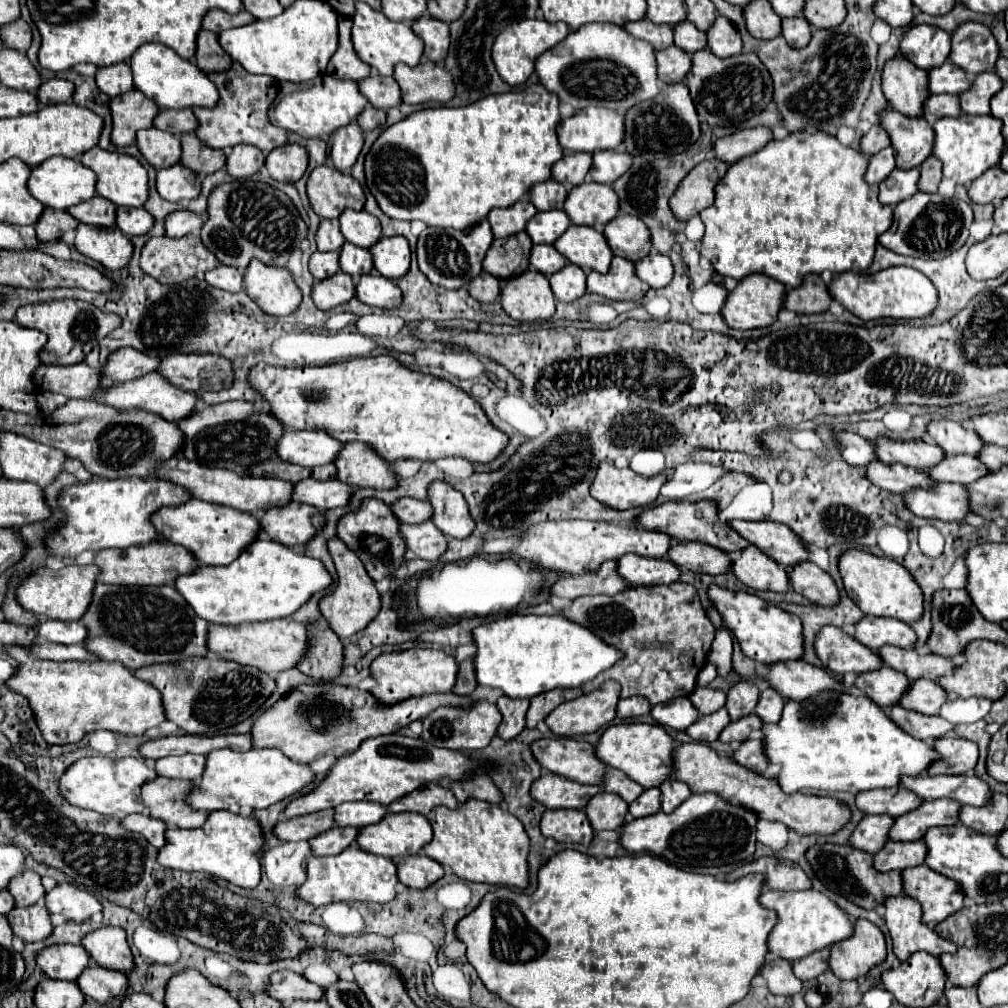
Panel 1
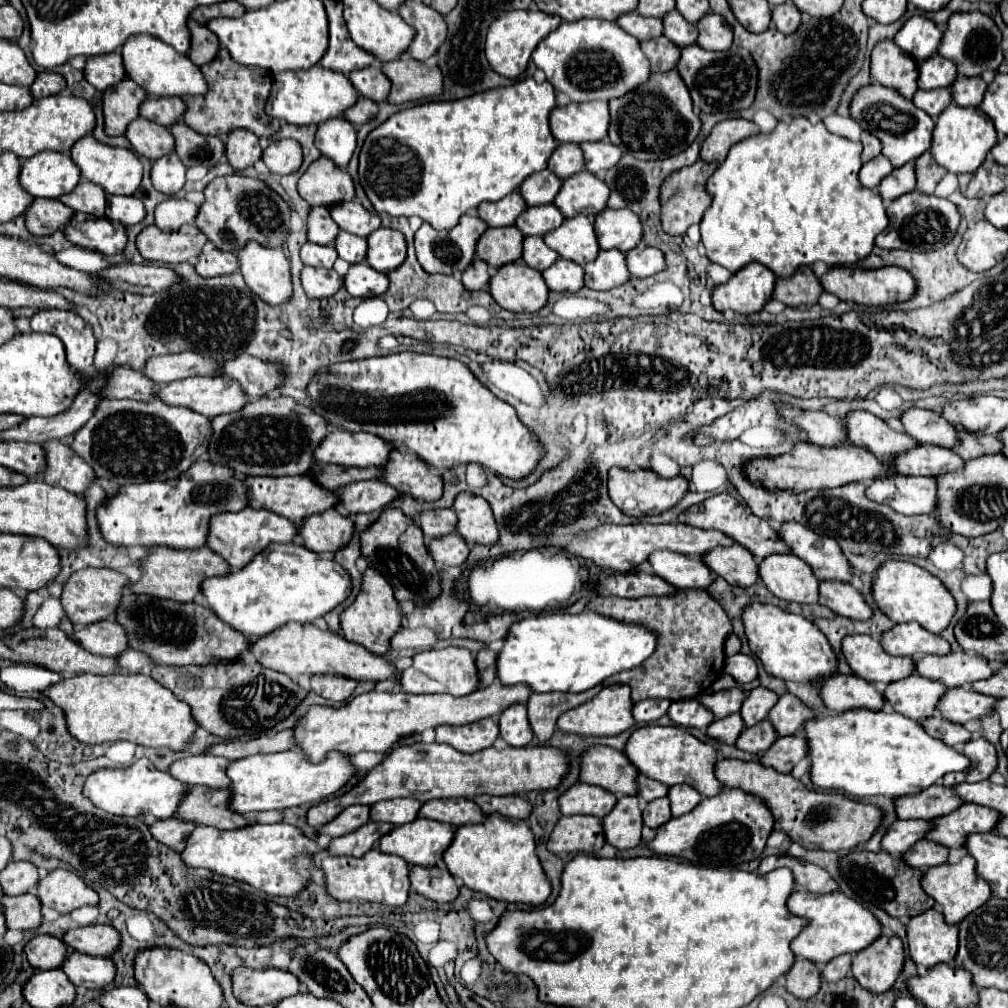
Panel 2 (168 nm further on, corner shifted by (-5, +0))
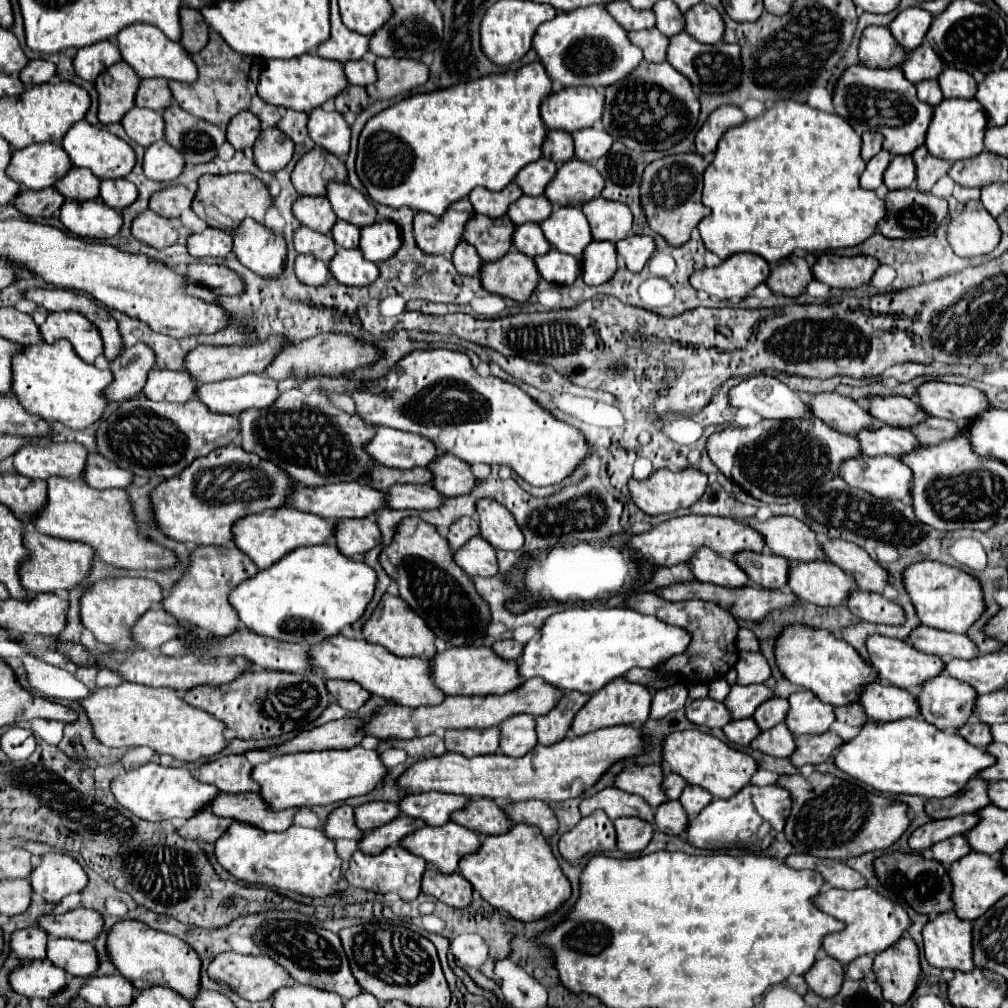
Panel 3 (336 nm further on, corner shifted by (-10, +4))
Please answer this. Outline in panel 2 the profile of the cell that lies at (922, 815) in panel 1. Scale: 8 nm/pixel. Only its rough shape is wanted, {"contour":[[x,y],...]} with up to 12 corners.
{"contour":[[963,803],[933,819],[925,839],[959,849],[969,833],[993,831],[999,811]]}

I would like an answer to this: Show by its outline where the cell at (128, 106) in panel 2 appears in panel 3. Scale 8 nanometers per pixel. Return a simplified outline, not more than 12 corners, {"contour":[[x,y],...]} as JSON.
{"contour":[[124,61],[96,79],[98,119],[118,123],[134,107],[140,77]]}

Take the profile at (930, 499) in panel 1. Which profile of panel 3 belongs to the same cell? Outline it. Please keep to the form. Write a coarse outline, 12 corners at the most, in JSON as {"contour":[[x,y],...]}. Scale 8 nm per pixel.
{"contour":[[890,455],[852,457],[850,487],[908,499],[912,471]]}

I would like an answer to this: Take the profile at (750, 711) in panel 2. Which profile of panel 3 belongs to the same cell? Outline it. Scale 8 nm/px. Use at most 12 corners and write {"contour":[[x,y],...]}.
{"contour":[[782,697],[756,709],[754,721],[762,731],[786,719],[788,705]]}

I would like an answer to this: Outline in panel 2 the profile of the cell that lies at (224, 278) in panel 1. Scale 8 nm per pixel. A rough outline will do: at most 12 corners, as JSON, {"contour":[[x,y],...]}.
{"contour":[[213,249],[195,269],[205,279],[233,275],[239,259]]}

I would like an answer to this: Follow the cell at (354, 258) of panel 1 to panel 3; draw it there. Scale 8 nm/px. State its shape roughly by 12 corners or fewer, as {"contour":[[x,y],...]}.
{"contour":[[346,221],[330,229],[338,247],[356,249],[360,229]]}

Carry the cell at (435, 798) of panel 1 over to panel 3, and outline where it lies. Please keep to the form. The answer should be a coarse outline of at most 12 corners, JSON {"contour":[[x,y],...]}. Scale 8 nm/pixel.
{"contour":[[472,799],[452,821],[480,835],[502,835],[512,821],[492,799]]}

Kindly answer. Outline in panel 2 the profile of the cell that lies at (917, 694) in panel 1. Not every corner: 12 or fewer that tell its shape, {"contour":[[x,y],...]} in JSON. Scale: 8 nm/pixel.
{"contour":[[953,687],[943,693],[937,713],[953,723],[993,711],[993,697]]}

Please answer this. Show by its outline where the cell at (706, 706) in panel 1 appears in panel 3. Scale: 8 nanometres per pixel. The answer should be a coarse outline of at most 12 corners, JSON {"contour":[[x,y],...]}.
{"contour":[[734,685],[724,705],[734,719],[752,717],[776,693],[766,685]]}

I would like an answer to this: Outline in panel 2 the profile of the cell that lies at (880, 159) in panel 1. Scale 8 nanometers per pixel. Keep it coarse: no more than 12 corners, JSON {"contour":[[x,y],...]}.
{"contour":[[877,155],[859,171],[859,181],[875,189],[893,171],[885,155]]}

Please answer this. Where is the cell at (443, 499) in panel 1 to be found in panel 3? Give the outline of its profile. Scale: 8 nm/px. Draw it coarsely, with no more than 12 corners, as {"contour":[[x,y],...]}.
{"contour":[[492,499],[476,505],[480,535],[502,551],[520,551],[524,535]]}

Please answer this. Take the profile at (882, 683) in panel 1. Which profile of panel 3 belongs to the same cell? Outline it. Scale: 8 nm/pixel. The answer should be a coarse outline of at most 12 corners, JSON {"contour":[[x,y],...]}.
{"contour":[[950,675],[918,695],[922,717],[958,731],[974,717],[978,693]]}

